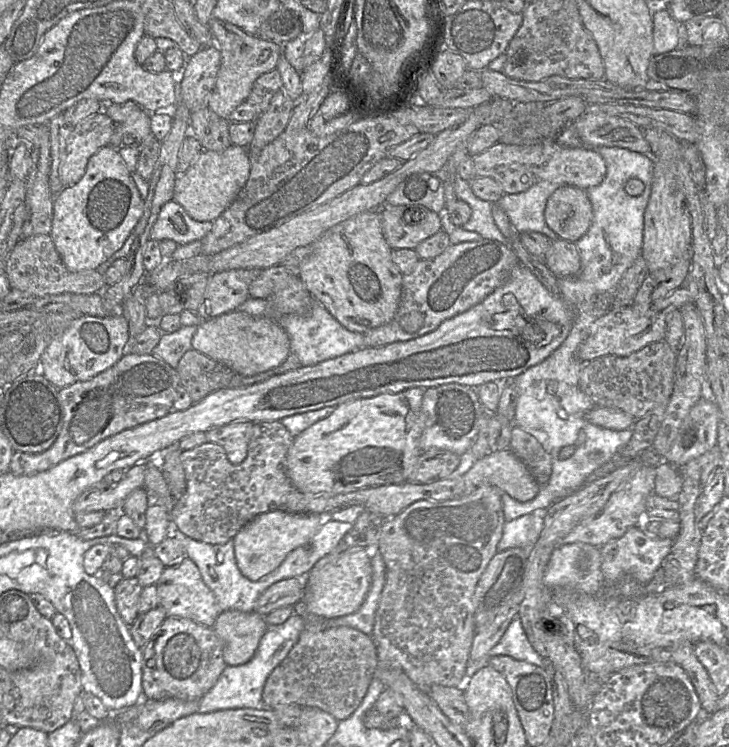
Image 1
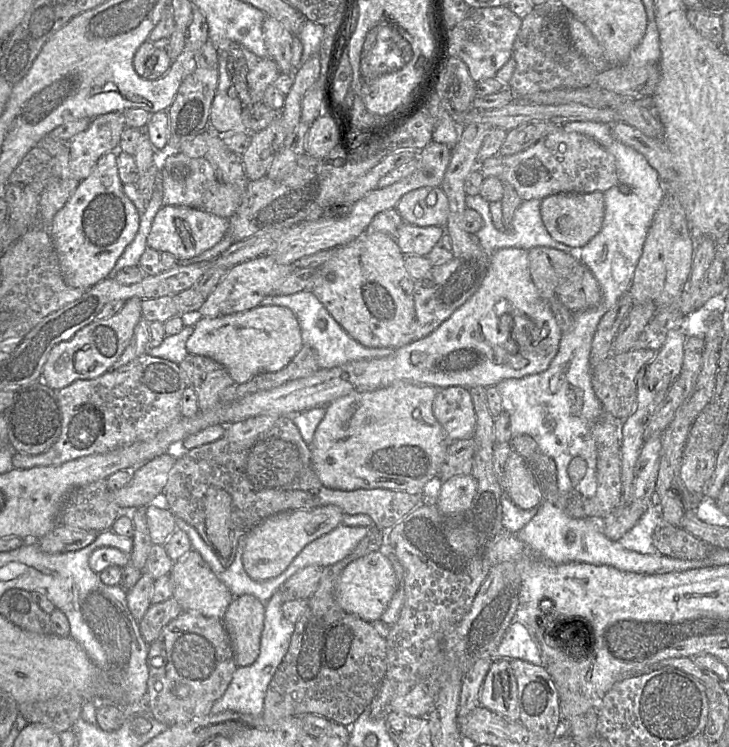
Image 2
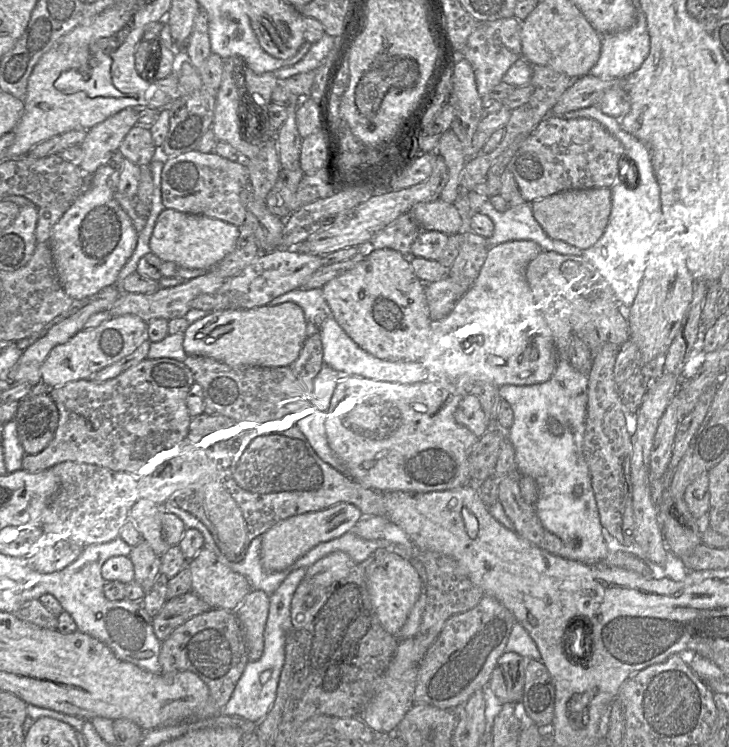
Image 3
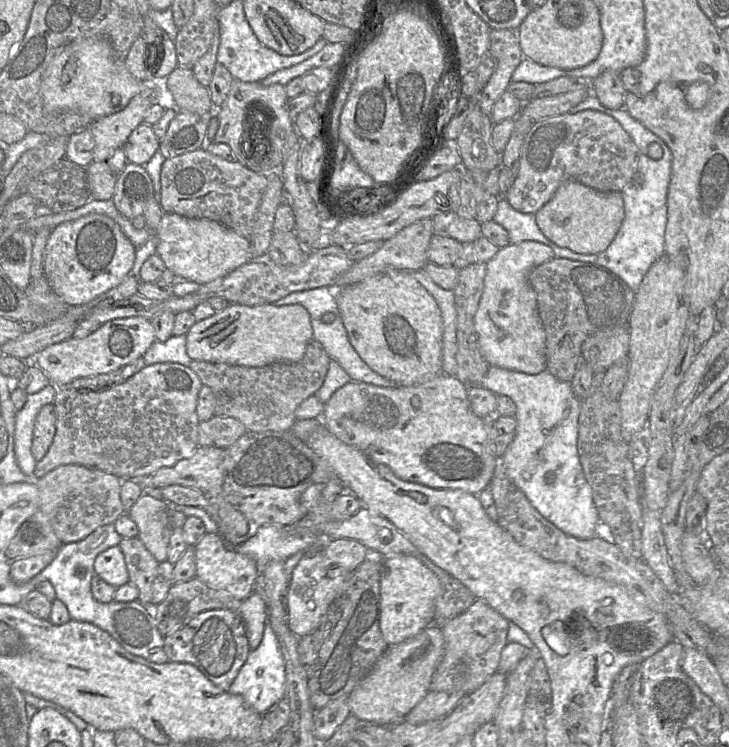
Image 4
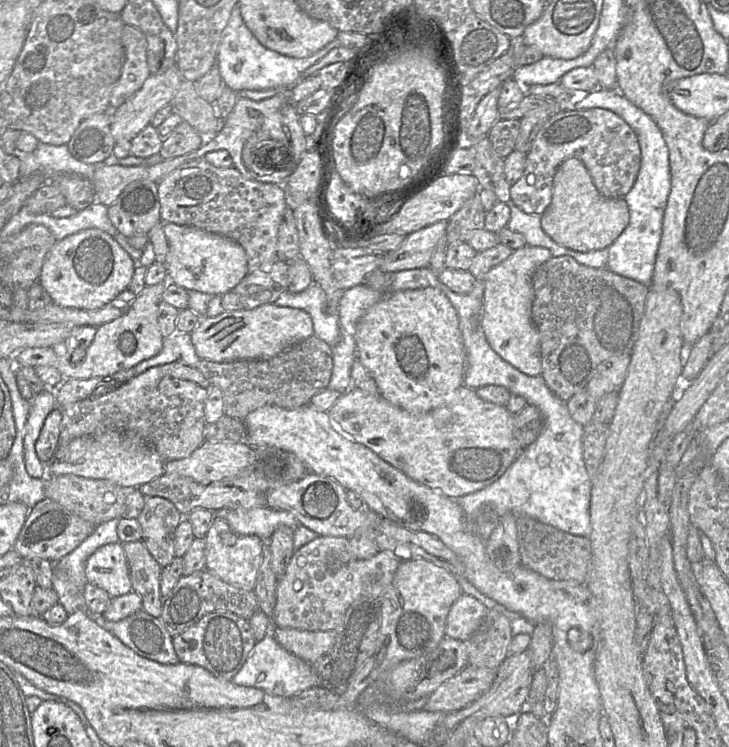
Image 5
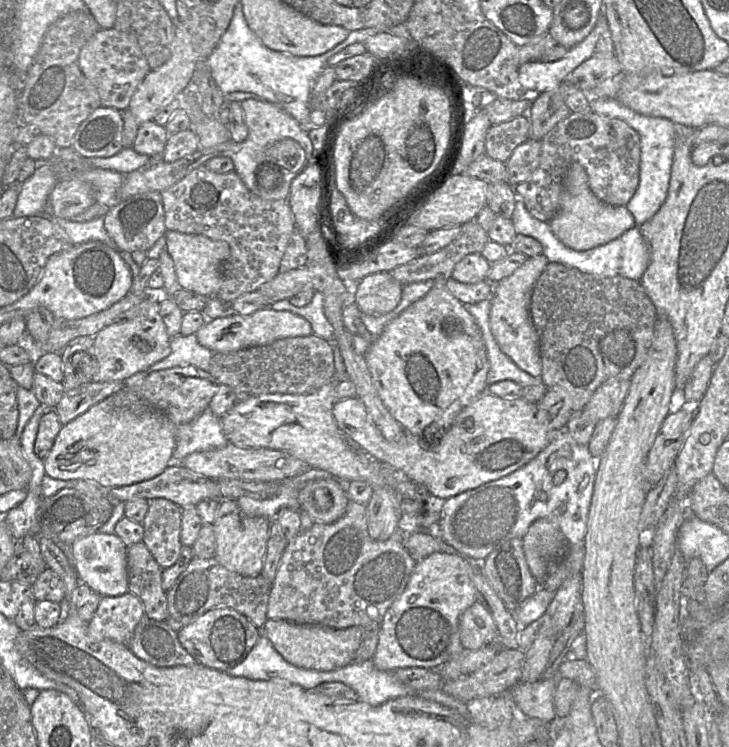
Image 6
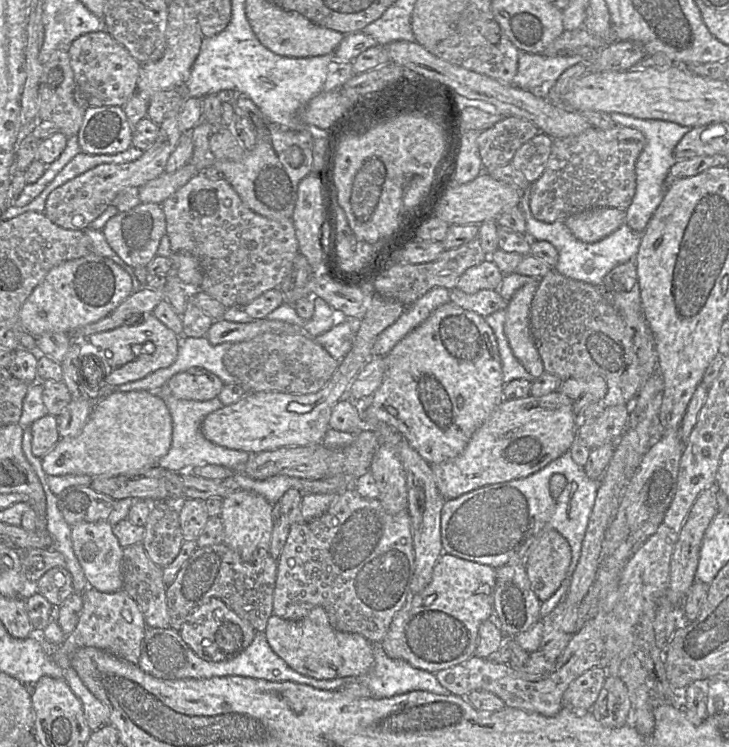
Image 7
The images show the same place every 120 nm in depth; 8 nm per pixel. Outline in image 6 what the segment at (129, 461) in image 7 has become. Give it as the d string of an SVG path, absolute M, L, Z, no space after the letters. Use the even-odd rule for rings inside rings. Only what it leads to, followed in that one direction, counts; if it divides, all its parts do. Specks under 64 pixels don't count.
M121 389L62 426L52 449L43 460L44 470L54 479L90 480L107 488L128 486L150 480L171 465L175 437L176 425L165 413L149 406L133 391Z

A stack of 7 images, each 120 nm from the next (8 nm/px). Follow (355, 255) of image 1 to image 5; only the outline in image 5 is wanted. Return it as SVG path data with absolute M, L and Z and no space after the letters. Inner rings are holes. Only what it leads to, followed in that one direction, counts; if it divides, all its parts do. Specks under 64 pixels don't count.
M439 289L396 291L370 306L356 324L356 359L368 370L380 396L420 414L443 405L463 385L466 356L459 317Z

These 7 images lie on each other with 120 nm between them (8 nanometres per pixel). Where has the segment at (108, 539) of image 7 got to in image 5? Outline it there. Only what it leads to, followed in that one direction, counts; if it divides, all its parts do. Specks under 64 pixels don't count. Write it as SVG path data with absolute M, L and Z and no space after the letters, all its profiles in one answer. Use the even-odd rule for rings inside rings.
M121 542L98 548L86 561L87 581L104 589L111 598L132 591L129 565Z

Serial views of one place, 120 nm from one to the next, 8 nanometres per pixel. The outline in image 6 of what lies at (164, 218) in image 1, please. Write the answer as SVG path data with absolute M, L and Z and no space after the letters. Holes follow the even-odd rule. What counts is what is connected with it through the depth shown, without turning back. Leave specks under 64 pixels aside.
M167 230L165 238L166 250L173 260L180 287L207 297L215 297L222 285L222 266L230 255L228 243L173 230Z

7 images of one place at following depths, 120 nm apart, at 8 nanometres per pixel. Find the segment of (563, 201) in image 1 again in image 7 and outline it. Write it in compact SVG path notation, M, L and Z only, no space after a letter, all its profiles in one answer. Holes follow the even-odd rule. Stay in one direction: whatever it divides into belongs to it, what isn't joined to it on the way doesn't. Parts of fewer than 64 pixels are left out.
M594 208L567 217L565 225L580 241L594 243L607 237L626 222L626 211Z

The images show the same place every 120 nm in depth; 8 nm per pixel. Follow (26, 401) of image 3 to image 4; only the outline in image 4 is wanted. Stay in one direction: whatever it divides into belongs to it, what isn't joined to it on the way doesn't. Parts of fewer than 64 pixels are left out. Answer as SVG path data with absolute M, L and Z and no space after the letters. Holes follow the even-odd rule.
M54 404L41 407L34 423L31 451L36 461L48 452L56 434L56 413Z

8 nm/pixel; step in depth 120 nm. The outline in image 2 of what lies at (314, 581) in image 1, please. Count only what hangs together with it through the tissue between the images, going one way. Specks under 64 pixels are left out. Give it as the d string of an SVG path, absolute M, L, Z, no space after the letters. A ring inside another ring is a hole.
M382 550L371 552L348 564L341 572L335 594L343 610L368 622L381 618L397 589L397 578L388 555Z

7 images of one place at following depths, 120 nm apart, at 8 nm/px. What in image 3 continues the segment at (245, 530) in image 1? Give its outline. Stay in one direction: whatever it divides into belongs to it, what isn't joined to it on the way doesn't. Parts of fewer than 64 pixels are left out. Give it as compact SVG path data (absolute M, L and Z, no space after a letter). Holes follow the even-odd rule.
M338 502L322 510L294 515L275 523L262 533L260 558L263 568L268 572L286 569L308 548L351 530L361 516L360 510L352 503Z

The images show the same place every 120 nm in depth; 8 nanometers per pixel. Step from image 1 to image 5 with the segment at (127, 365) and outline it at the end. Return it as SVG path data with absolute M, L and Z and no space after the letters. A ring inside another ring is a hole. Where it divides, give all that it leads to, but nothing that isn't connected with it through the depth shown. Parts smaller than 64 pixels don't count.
M179 362L149 368L115 390L59 408L62 420L58 448L78 437L117 431L139 438L164 462L188 457L205 441L204 408L209 386L197 368Z

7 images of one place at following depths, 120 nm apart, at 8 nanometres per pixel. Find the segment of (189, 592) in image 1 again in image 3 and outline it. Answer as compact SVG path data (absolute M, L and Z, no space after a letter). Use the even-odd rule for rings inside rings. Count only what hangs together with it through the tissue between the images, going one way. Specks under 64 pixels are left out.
M204 546L186 565L191 573L190 590L211 608L235 611L252 589L245 576L233 571Z

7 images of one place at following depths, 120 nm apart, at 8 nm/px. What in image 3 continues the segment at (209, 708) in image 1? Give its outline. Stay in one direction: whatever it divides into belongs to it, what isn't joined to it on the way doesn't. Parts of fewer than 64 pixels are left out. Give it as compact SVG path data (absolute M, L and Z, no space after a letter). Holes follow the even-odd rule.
M299 568L290 572L277 590L269 596L263 654L257 661L248 661L229 701L221 709L221 714L240 717L254 723L262 720L270 710L276 697L281 671L285 663L286 637L289 632L295 630L290 618L291 599L297 586L304 579L306 569Z

